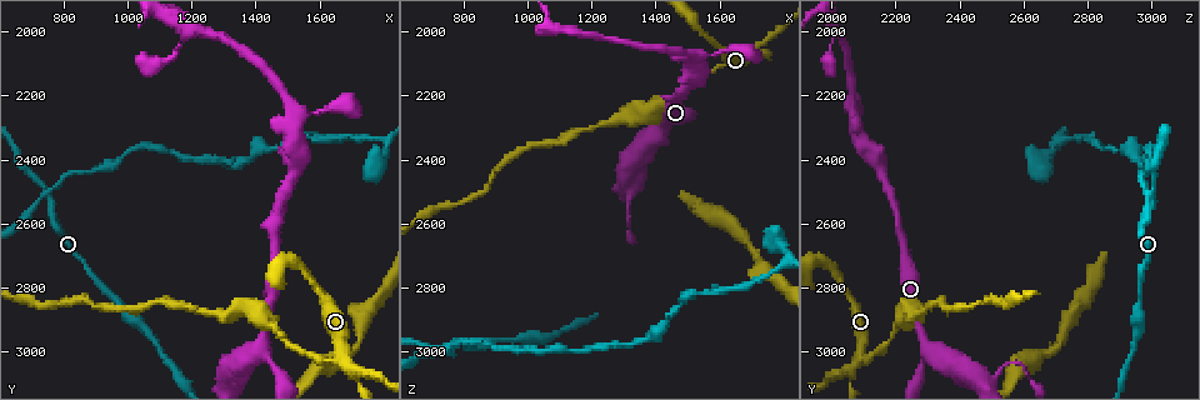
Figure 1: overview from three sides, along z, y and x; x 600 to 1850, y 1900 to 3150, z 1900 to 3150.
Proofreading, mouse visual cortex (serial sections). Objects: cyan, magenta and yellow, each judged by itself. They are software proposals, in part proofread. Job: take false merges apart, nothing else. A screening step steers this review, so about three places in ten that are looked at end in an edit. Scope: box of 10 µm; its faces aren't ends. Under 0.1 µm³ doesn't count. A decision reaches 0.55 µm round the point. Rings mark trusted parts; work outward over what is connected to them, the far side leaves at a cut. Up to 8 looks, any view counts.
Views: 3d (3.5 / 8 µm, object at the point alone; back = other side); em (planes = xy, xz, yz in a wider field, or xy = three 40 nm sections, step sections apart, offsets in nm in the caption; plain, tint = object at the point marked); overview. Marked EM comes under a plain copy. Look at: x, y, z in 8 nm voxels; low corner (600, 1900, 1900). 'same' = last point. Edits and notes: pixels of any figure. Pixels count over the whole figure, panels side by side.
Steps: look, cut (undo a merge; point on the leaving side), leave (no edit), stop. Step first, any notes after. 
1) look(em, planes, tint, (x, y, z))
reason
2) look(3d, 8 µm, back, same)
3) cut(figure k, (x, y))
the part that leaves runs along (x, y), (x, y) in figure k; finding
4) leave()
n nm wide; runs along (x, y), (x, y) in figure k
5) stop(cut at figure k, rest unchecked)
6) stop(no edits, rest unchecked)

look(3d, 3.5 µm, (1710, 3070, 2050))
arms part here

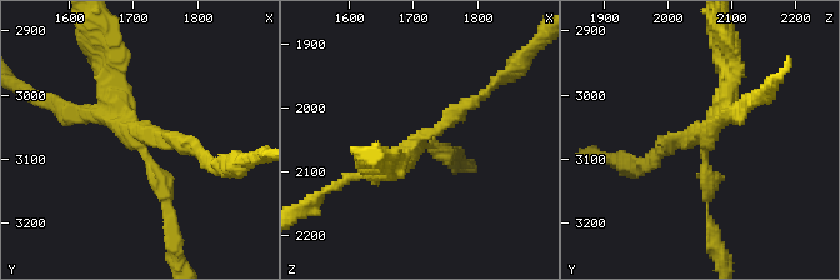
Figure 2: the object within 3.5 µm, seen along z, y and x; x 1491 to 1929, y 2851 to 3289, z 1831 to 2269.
look(em, xy, step 2, tint, (1705, 3060, 2050))
3 arms; arms of 200, 200, 200 nm

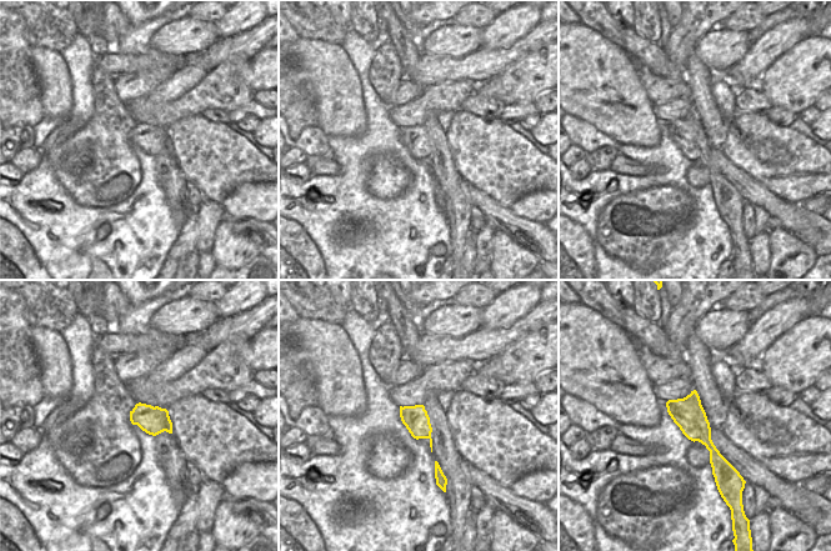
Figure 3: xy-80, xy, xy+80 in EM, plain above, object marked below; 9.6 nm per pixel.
cut(figure 2, (56, 103))
the part that leaves runs along (103, 110), (91, 115), (34, 95) in figure 2; a second cell is stuck on

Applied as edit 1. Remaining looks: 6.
look(overview)
see it whole again

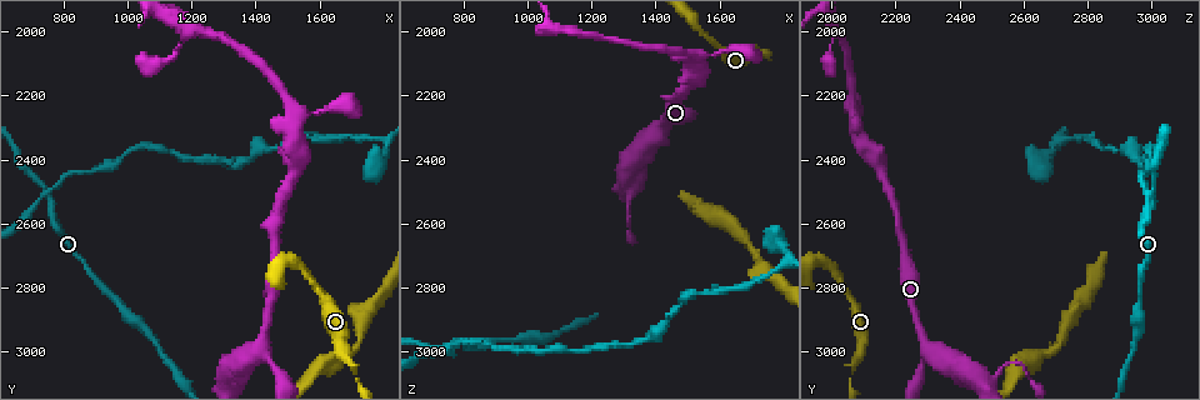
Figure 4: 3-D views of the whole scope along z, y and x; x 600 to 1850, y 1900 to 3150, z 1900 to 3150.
look(3d, 8 µm, (1310, 3030, 2590))
sharp bend

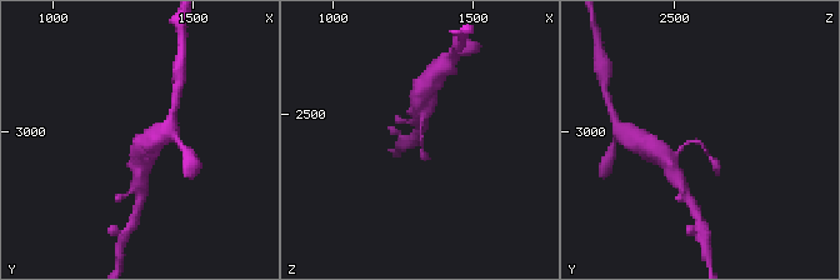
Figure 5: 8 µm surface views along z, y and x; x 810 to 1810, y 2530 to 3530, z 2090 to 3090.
look(3d, 3.5 µm, same)

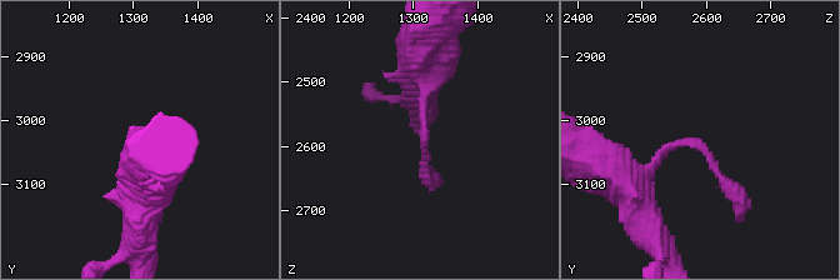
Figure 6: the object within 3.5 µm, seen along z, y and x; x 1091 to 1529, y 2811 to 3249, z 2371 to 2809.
look(em, xy, step 5, tint, (1315, 3035, 2590))
arms of 200, 200 nm; now the EM

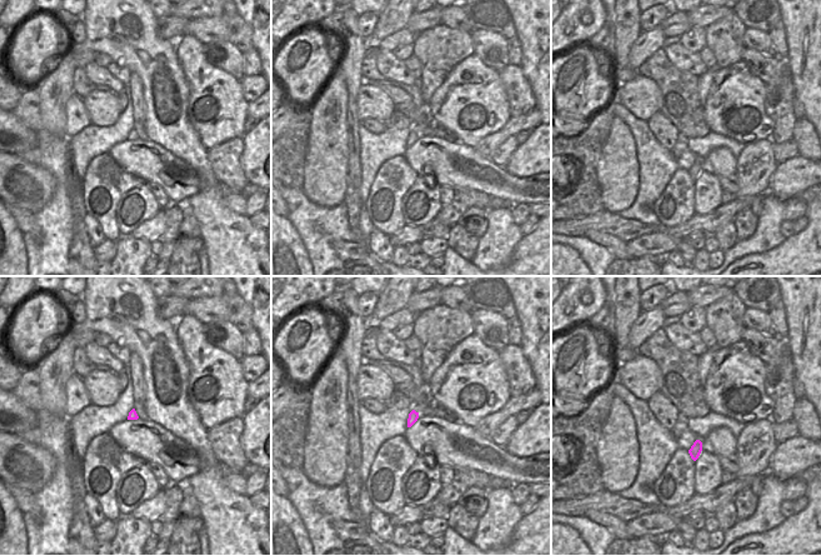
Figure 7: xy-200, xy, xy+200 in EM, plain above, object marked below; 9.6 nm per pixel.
leave()
runs along (628, 179), (675, 144), (701, 144), (743, 213) in figure 6; one cell here

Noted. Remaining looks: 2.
look(3d, 3.5 µm, (1520, 2260, 2080))
a fork

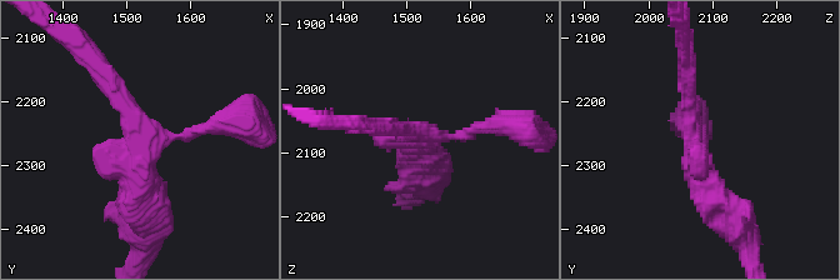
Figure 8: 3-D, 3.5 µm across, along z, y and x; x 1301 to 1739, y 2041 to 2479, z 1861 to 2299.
look(em, xy, step 1, tint, (1520, 2260, 2075))
now the EM

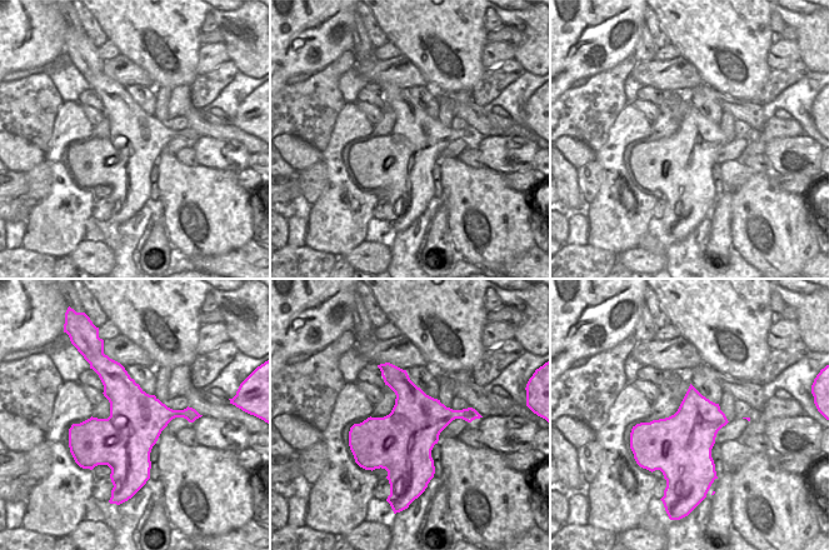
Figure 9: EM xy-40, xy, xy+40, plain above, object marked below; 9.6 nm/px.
leave()
600 nm wide; runs along (144, 218), (140, 130), (101, 69) in figure 8; one cell here

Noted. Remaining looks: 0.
stop(cut at figure 2, rest unchecked)

